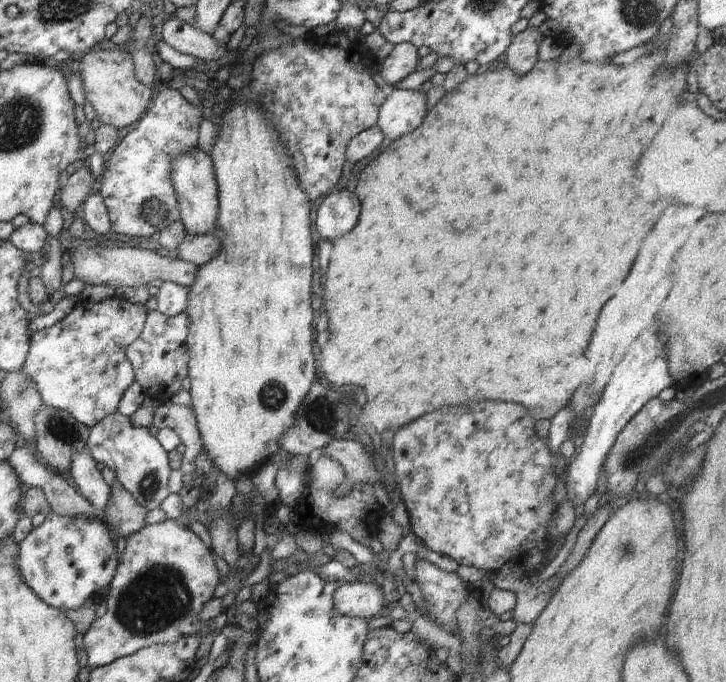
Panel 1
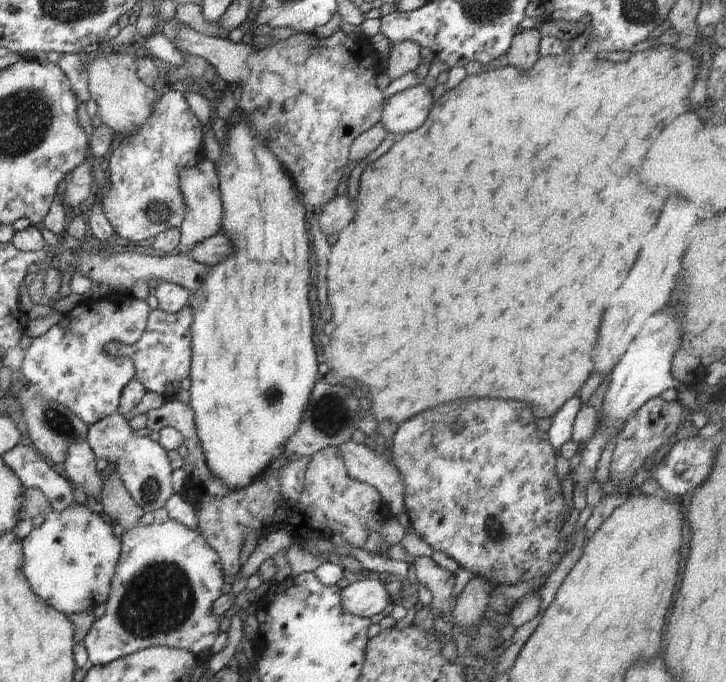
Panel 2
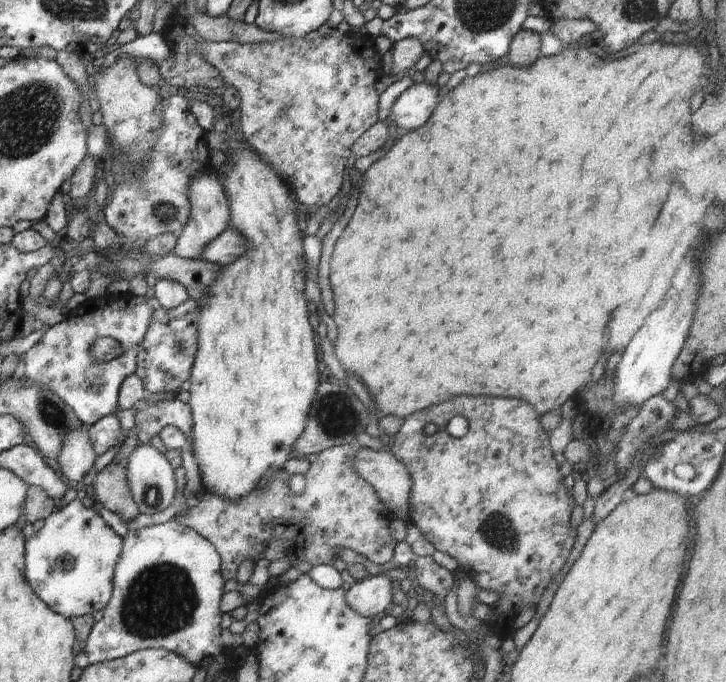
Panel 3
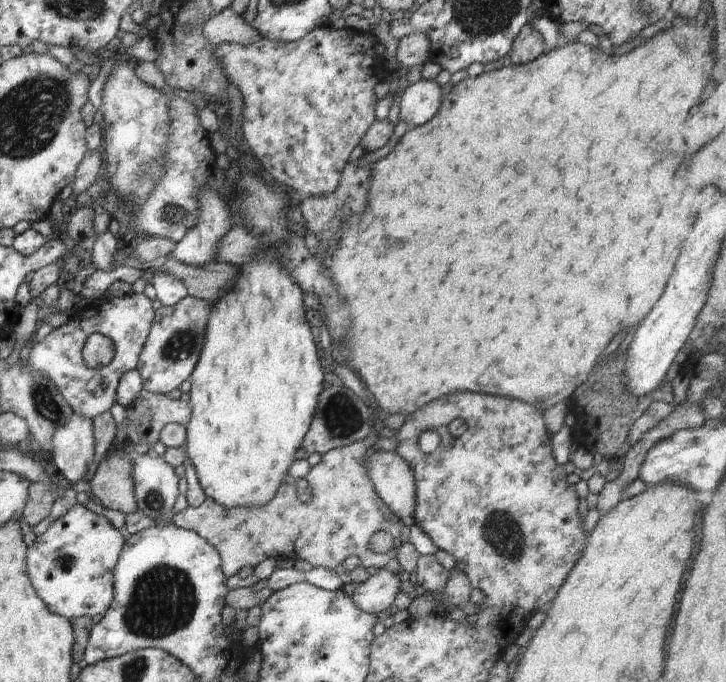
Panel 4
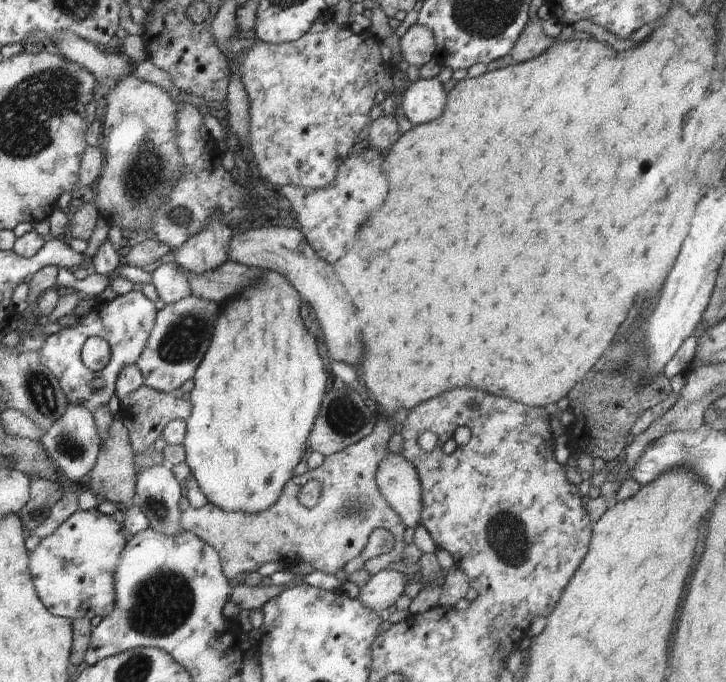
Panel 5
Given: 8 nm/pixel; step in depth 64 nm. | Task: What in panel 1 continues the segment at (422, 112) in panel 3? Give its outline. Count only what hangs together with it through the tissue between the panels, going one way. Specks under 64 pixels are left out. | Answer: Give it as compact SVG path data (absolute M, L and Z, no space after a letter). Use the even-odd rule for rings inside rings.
M394 89L384 98L376 126L392 141L416 130L427 115L426 99L418 89Z

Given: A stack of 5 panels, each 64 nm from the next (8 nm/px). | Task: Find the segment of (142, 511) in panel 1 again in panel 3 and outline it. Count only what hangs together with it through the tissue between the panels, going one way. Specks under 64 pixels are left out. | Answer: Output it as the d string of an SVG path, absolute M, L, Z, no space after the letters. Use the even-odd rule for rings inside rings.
M125 462L107 464L96 475L92 485L95 498L110 513L116 512L124 522L132 520L140 509L133 499L125 473Z

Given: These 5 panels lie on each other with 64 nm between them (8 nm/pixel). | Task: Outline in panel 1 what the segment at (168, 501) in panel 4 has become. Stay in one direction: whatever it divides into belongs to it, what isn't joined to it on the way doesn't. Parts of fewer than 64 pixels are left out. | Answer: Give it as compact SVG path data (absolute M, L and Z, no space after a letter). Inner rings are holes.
M116 411L98 421L98 424L89 429L85 448L96 462L102 462L106 470L112 470L111 477L118 479L136 502L144 505L148 511L158 508L171 493L168 483L172 470L168 453L158 439L150 435L148 429L132 426L130 417Z

